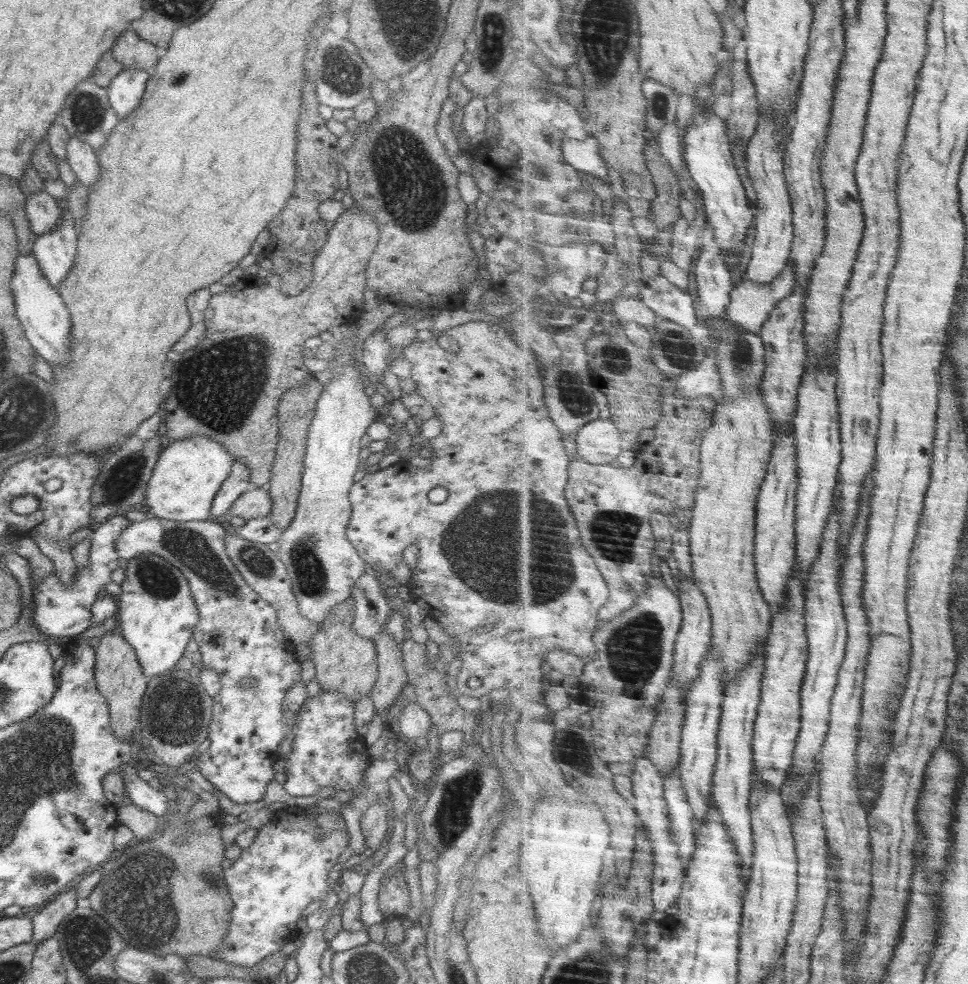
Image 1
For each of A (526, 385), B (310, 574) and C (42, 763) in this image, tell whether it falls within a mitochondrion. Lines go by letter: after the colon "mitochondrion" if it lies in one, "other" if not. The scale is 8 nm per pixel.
A: other
B: mitochondrion
C: mitochondrion

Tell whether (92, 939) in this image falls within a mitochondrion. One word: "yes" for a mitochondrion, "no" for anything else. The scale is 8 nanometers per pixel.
yes

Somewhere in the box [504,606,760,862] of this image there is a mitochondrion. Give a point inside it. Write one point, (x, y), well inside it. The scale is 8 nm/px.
(634, 651)

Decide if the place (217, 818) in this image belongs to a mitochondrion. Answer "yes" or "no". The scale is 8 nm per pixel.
no

